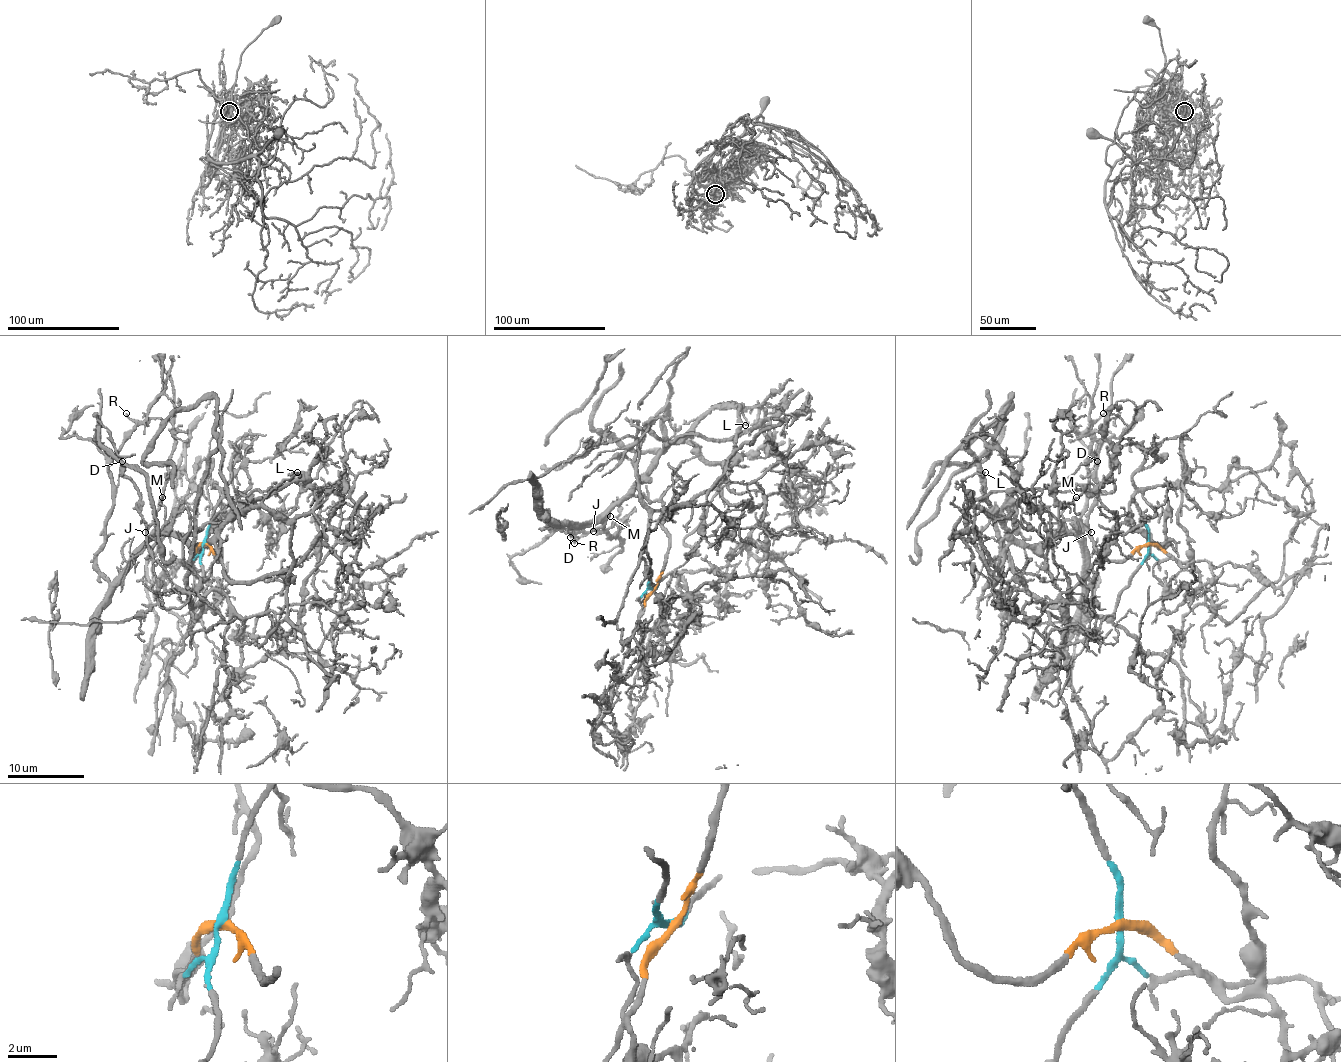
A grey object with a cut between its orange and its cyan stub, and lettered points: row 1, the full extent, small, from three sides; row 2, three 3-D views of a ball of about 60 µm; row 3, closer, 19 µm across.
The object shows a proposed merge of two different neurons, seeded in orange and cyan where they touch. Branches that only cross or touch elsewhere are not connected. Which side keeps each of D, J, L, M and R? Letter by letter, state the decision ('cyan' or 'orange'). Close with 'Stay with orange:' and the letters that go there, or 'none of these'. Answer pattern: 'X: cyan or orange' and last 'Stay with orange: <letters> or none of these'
D: orange
J: orange
L: orange
M: orange
R: orange
Stay with orange: D, J, L, M, R

